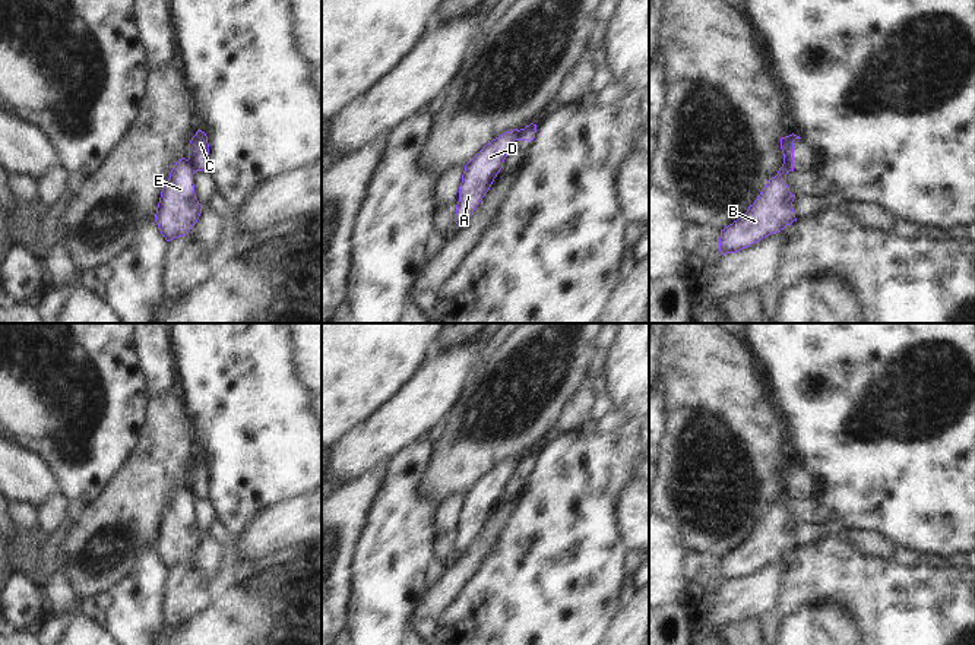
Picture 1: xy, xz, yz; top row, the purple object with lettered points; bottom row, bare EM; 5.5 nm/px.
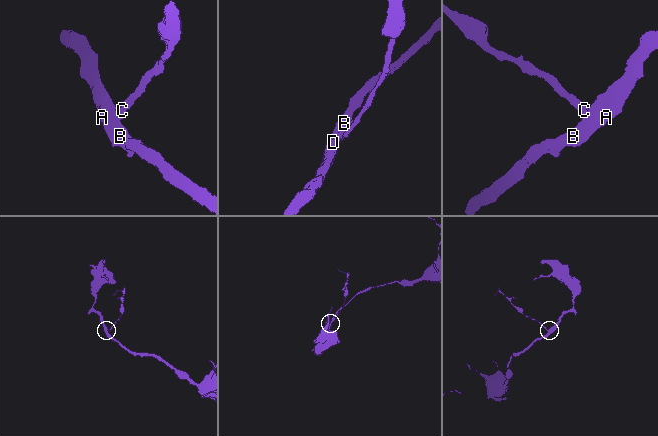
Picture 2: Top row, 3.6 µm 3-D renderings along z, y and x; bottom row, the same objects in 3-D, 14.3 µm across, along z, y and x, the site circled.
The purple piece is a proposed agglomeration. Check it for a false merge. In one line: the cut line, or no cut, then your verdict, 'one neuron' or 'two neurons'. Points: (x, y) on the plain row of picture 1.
xy (187, 487), (196, 498) | two neurons

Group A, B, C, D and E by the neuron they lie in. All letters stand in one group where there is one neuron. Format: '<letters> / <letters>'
A B D E / C

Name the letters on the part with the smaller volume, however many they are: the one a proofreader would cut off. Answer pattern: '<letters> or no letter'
C

